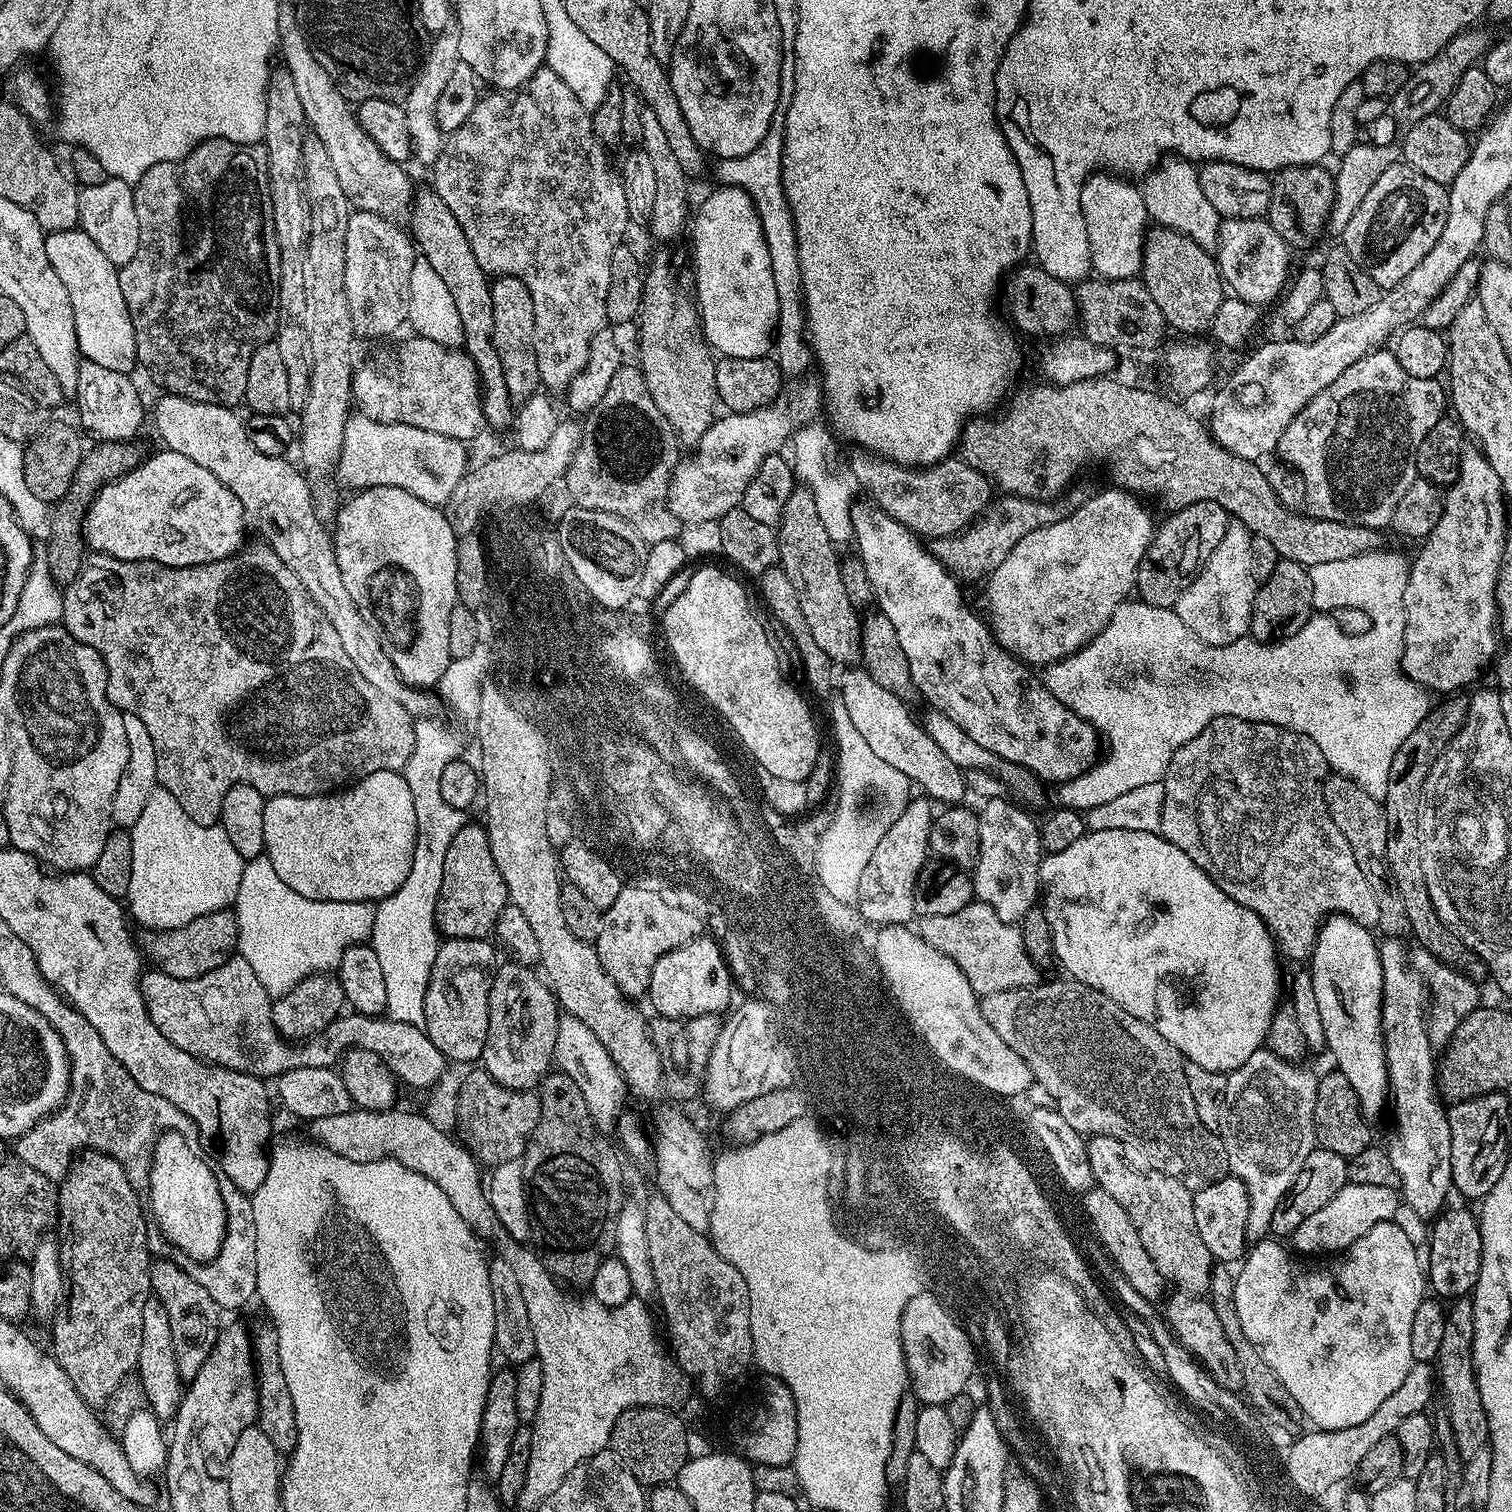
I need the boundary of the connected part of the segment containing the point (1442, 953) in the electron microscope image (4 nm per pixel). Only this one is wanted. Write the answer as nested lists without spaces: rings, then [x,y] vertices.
[[[1452,694],[1441,700],[1444,700],[1441,704],[1440,701],[1433,703],[1432,708],[1426,714],[1426,718],[1422,718],[1422,722],[1418,722],[1418,726],[1412,731],[1410,738],[1406,738],[1406,742],[1402,742],[1402,746],[1398,746],[1398,754],[1394,754],[1394,762],[1390,762],[1390,782],[1386,786],[1386,794],[1382,801],[1389,834],[1388,841],[1386,842],[1388,871],[1391,875],[1392,883],[1396,885],[1398,894],[1402,898],[1402,906],[1406,906],[1408,927],[1411,935],[1416,935],[1415,943],[1419,947],[1430,950],[1430,954],[1434,954],[1434,958],[1438,958],[1438,962],[1458,970],[1466,978],[1483,982],[1484,979],[1486,981],[1489,979],[1488,967],[1484,965],[1482,958],[1478,958],[1478,954],[1474,954],[1474,950],[1470,950],[1464,945],[1462,938],[1458,938],[1456,932],[1450,931],[1445,926],[1442,918],[1438,918],[1438,914],[1434,910],[1434,902],[1430,902],[1430,890],[1426,890],[1426,874],[1422,870],[1424,849],[1420,838],[1420,814],[1424,798],[1424,783],[1434,766],[1434,762],[1438,762],[1438,758],[1444,753],[1446,746],[1454,738],[1454,734],[1458,734],[1458,730],[1462,730],[1462,726],[1466,722],[1466,714],[1468,713],[1467,695]]]

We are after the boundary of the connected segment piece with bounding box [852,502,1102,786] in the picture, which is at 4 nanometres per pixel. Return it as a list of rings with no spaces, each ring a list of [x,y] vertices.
[[[856,502],[852,506],[854,552],[862,566],[866,566],[866,575],[874,586],[875,607],[890,618],[898,634],[906,662],[910,662],[913,689],[924,695],[929,704],[927,707],[946,714],[950,722],[962,726],[962,730],[970,734],[978,746],[990,750],[990,754],[1022,766],[1049,785],[1065,784],[1090,771],[1102,752],[1102,740],[1093,724],[1058,702],[1043,679],[1032,673],[1035,671],[1029,665],[996,643],[989,625],[968,609],[957,577],[932,557],[921,537],[902,526],[902,522],[890,518],[890,514],[875,504],[863,503]]]

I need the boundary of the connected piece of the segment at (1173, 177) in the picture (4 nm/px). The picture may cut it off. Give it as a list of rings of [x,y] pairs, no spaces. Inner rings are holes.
[[[1164,158],[1160,163],[1143,177],[1139,185],[1142,194],[1142,202],[1146,202],[1149,221],[1153,225],[1169,228],[1194,242],[1198,246],[1212,250],[1220,241],[1221,216],[1206,194],[1202,194],[1200,174],[1197,165],[1190,160],[1179,158]]]

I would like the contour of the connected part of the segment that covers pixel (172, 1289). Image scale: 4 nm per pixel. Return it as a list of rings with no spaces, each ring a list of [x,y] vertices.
[[[156,1258],[151,1261],[150,1286],[153,1293],[166,1306],[166,1314],[170,1317],[170,1338],[174,1338],[174,1362],[178,1362],[178,1374],[181,1381],[190,1382],[202,1370],[202,1362],[210,1354],[222,1327],[221,1309],[217,1308],[210,1293],[175,1259]]]

